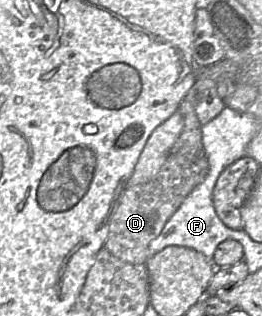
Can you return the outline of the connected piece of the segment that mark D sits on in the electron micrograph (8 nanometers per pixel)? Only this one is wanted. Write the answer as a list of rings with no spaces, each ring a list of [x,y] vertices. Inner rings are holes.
[[[192,86],[177,109],[183,117],[184,127],[165,163],[148,182],[127,186],[115,205],[104,247],[123,262],[146,264],[150,242],[159,236],[169,218],[208,174],[209,162],[203,147],[201,124],[195,106],[196,90]]]

